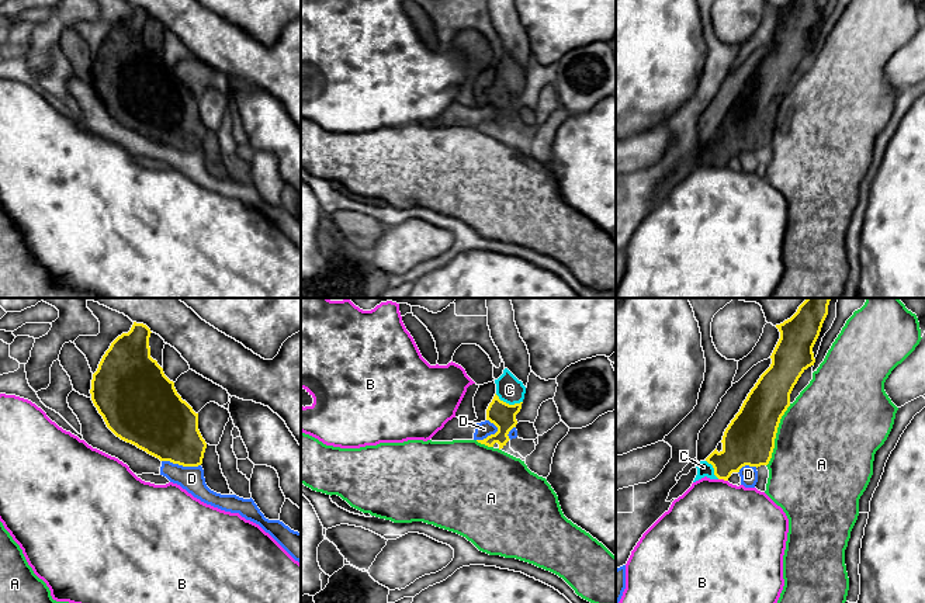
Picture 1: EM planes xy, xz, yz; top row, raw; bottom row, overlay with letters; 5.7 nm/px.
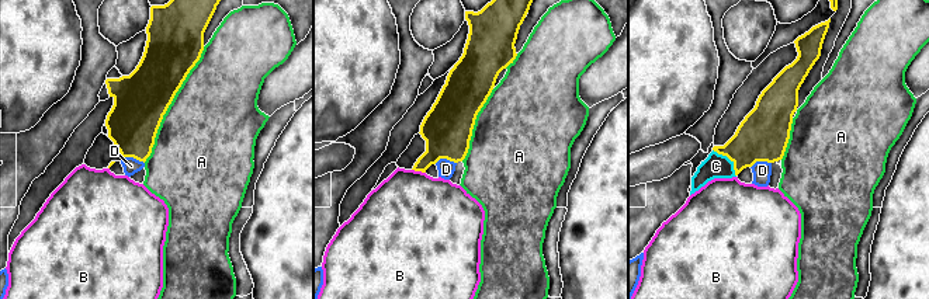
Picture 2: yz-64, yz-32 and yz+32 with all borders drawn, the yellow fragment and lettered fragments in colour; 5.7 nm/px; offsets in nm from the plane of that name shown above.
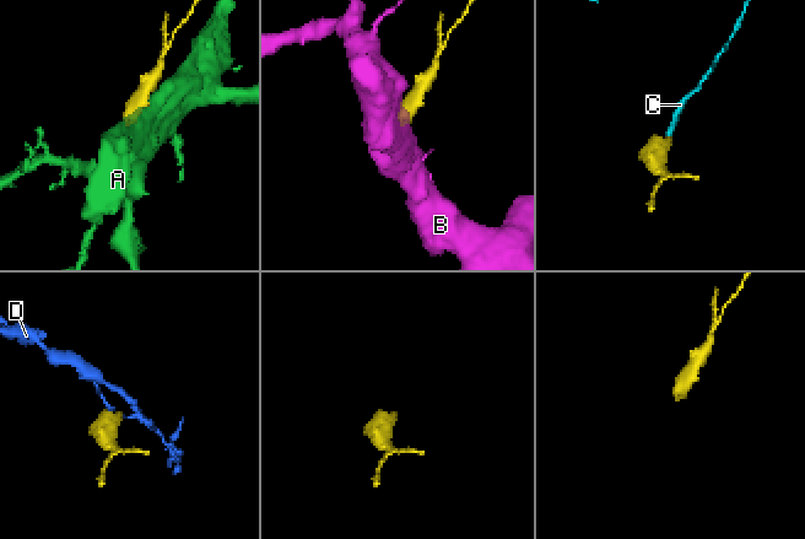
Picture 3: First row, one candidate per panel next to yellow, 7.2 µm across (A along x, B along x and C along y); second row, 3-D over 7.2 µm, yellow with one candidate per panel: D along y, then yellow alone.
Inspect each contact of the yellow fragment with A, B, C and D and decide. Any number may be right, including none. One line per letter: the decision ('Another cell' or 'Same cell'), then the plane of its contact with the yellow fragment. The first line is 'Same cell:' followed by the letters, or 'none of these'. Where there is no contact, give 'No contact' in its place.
Same cell: C
A: Another cell. Touches yellow in yz
B: Another cell. Touches yellow in yz
C: Same cell. Touches yellow in xz
D: Another cell. Touches yellow in xy

